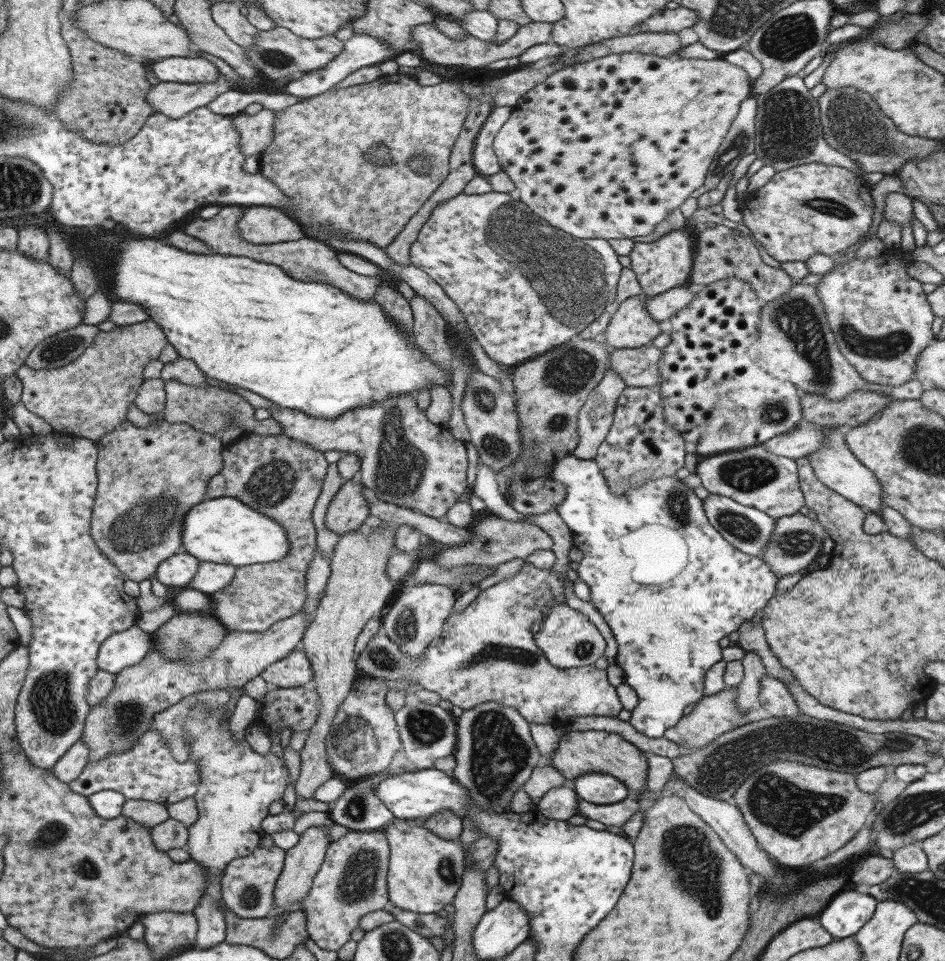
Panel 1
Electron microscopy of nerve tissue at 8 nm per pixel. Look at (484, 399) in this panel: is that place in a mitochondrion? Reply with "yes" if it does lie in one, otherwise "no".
yes

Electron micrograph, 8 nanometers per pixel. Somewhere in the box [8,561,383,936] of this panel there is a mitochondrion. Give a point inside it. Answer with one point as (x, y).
(51, 703)

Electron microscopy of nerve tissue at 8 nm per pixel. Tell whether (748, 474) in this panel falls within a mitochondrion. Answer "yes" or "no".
yes

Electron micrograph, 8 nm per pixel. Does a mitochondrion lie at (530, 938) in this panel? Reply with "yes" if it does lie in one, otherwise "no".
no

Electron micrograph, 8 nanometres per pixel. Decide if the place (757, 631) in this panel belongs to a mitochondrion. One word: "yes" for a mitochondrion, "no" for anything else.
no

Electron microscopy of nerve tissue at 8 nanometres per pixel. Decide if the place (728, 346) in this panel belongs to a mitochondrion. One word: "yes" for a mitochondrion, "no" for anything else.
no

